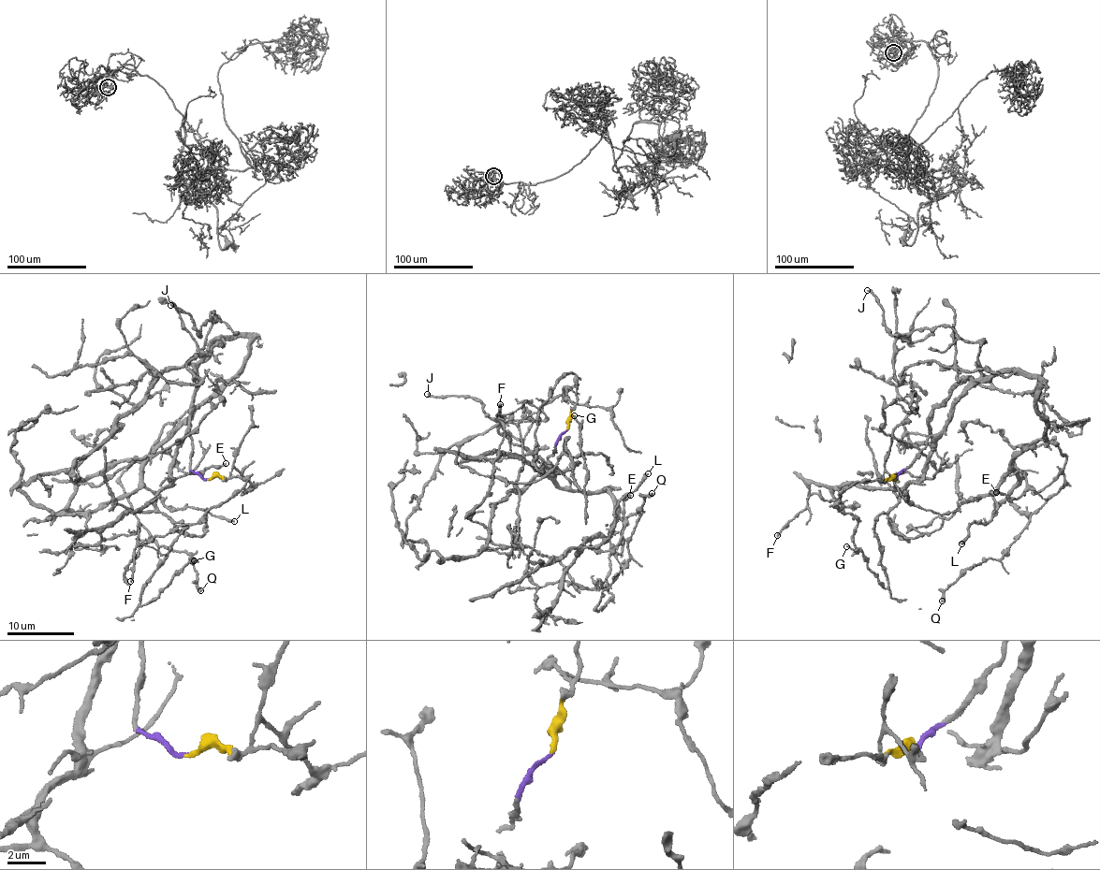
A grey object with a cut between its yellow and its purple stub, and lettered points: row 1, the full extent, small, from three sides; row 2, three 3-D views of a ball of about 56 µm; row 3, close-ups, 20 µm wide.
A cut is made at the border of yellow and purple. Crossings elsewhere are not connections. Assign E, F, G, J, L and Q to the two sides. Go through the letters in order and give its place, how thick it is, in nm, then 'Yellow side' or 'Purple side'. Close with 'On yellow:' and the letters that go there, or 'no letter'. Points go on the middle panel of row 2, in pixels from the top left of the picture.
E: Place: (630, 495). Thickness 180 nm. Purple side
F: Place: (500, 404). Thickness 180 nm. Purple side
G: Place: (574, 415). Thickness 170 nm. Purple side
J: Place: (427, 394). Thickness 260 nm. Purple side
L: Place: (648, 473). Thickness 320 nm. Purple side
Q: Place: (652, 493). Thickness 340 nm. Purple side
On yellow: no letter

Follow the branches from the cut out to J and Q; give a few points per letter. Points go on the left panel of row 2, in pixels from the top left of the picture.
J: (207, 479), (190, 467), (187, 431), (206, 335), (218, 319), (205, 320), (200, 336), (194, 318), (170, 305)
Q: (207, 479), (190, 467), (198, 368), (244, 336), (240, 374), (119, 477), (201, 591)

